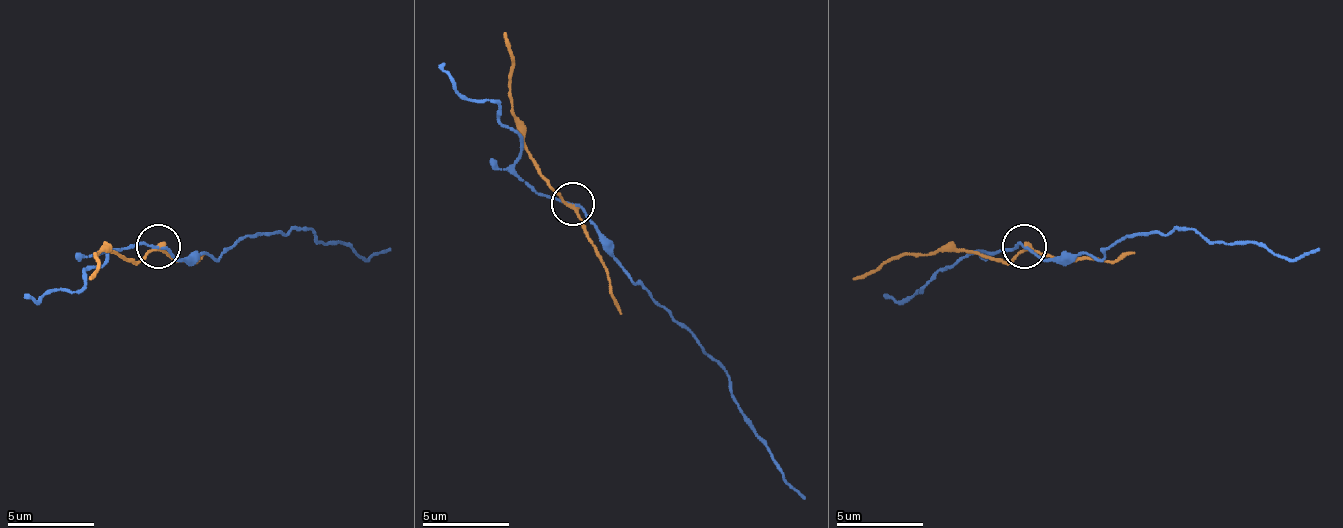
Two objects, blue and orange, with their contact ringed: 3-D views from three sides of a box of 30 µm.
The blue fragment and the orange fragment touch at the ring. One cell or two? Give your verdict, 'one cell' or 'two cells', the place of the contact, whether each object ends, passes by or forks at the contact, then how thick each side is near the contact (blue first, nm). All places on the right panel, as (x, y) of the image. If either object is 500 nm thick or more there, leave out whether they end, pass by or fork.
two cells | (1024, 246) | blue passes by | orange passes by | 120/240 nm

